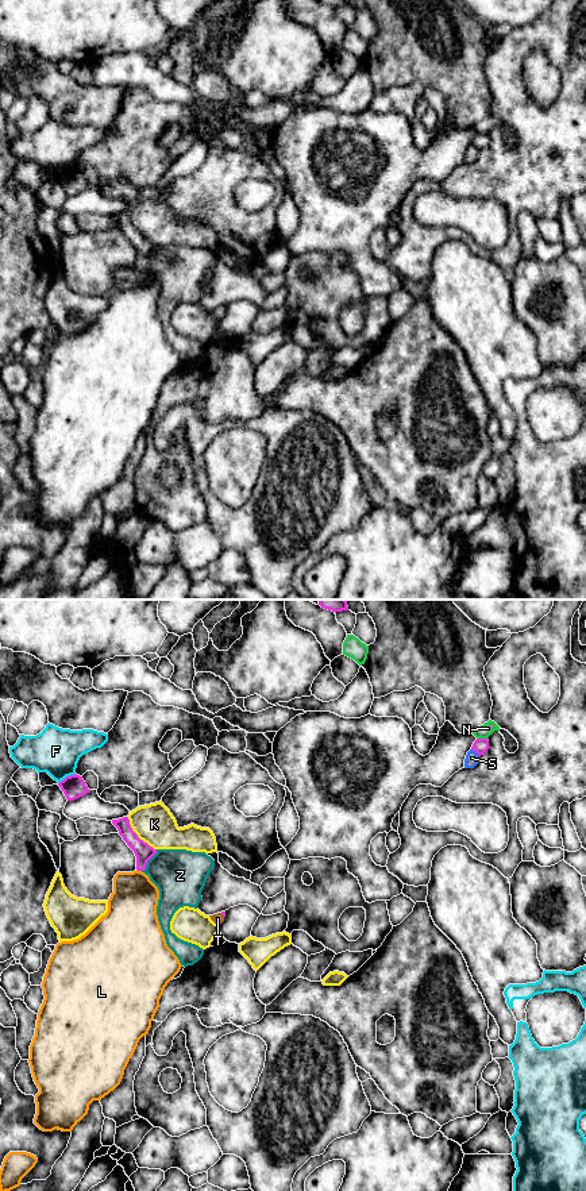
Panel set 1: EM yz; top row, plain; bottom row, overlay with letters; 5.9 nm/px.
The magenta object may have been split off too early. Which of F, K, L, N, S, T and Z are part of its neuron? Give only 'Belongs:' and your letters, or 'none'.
Belongs: T

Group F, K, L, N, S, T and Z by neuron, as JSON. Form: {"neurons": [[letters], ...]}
{"neurons": [["F"], ["K"], ["L"], ["N"], ["S"], ["T"], ["Z"]]}

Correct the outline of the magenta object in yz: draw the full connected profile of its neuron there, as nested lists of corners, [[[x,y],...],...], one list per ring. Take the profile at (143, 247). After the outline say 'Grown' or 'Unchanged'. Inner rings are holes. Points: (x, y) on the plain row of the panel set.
[[[128,212],[112,215],[112,219],[117,223],[119,230],[127,240],[134,246],[136,251],[136,265],[144,266],[147,257],[157,248],[157,244],[138,232],[130,220]]]. Unchanged

